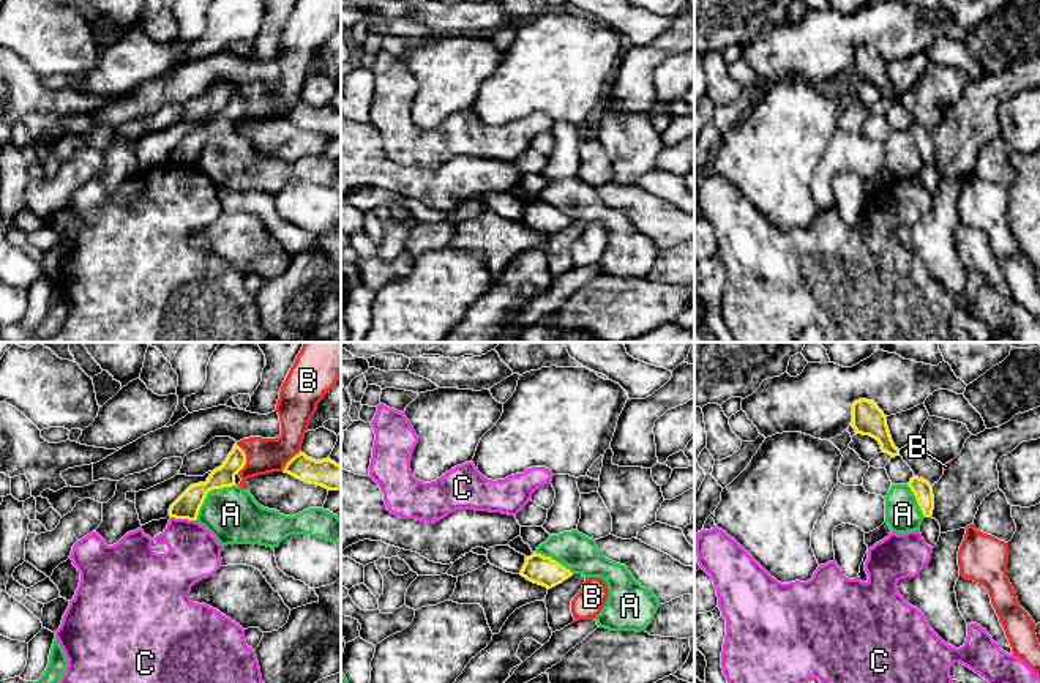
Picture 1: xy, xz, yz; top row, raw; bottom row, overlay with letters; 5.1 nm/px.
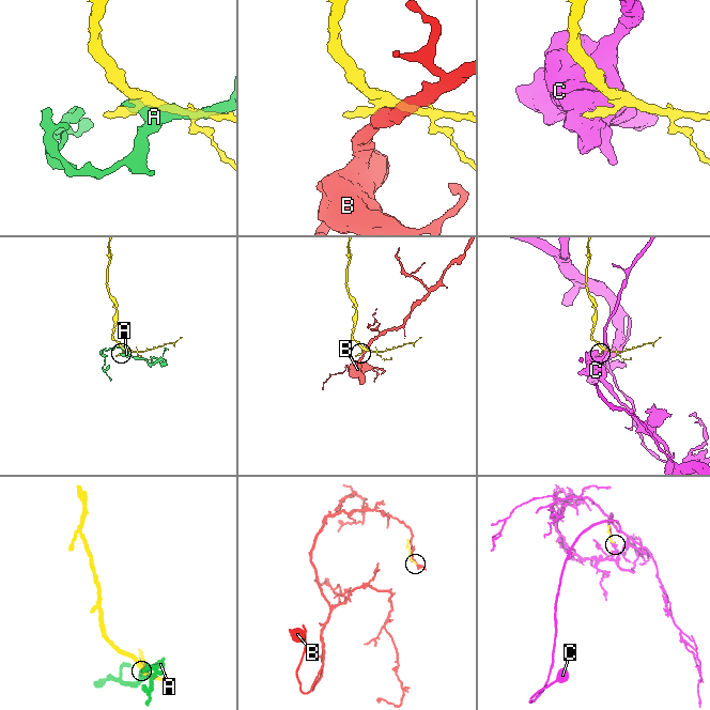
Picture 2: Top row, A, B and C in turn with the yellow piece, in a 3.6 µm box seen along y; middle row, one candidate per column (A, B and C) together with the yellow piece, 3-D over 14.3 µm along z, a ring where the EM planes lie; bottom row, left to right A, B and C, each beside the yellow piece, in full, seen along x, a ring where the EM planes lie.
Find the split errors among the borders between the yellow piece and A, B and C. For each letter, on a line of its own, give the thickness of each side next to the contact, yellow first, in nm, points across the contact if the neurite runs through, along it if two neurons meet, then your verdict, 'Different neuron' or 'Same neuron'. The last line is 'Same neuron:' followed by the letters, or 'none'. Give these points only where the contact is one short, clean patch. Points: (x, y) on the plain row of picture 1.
A: Thickness 130 nm (yellow) against 280 nm. Boundary: xy (235, 131), (213, 134), (194, 166). Different neuron
B: Thickness 110 nm (yellow) against 180 nm. Different neuron
C: Thickness 130 nm (yellow) against 260 nm. Boundary: xy (171, 163), (194, 167). Different neuron
Same neuron: none

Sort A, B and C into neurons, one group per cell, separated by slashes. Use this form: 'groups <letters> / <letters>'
groups A / B / C

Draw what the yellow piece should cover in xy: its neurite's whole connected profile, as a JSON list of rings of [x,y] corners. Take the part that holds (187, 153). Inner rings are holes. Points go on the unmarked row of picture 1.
[[[235,90],[221,114],[215,115],[205,129],[189,132],[169,155],[169,162],[175,166],[196,167],[199,156],[213,136],[235,132],[235,121],[245,114],[246,101]]]

